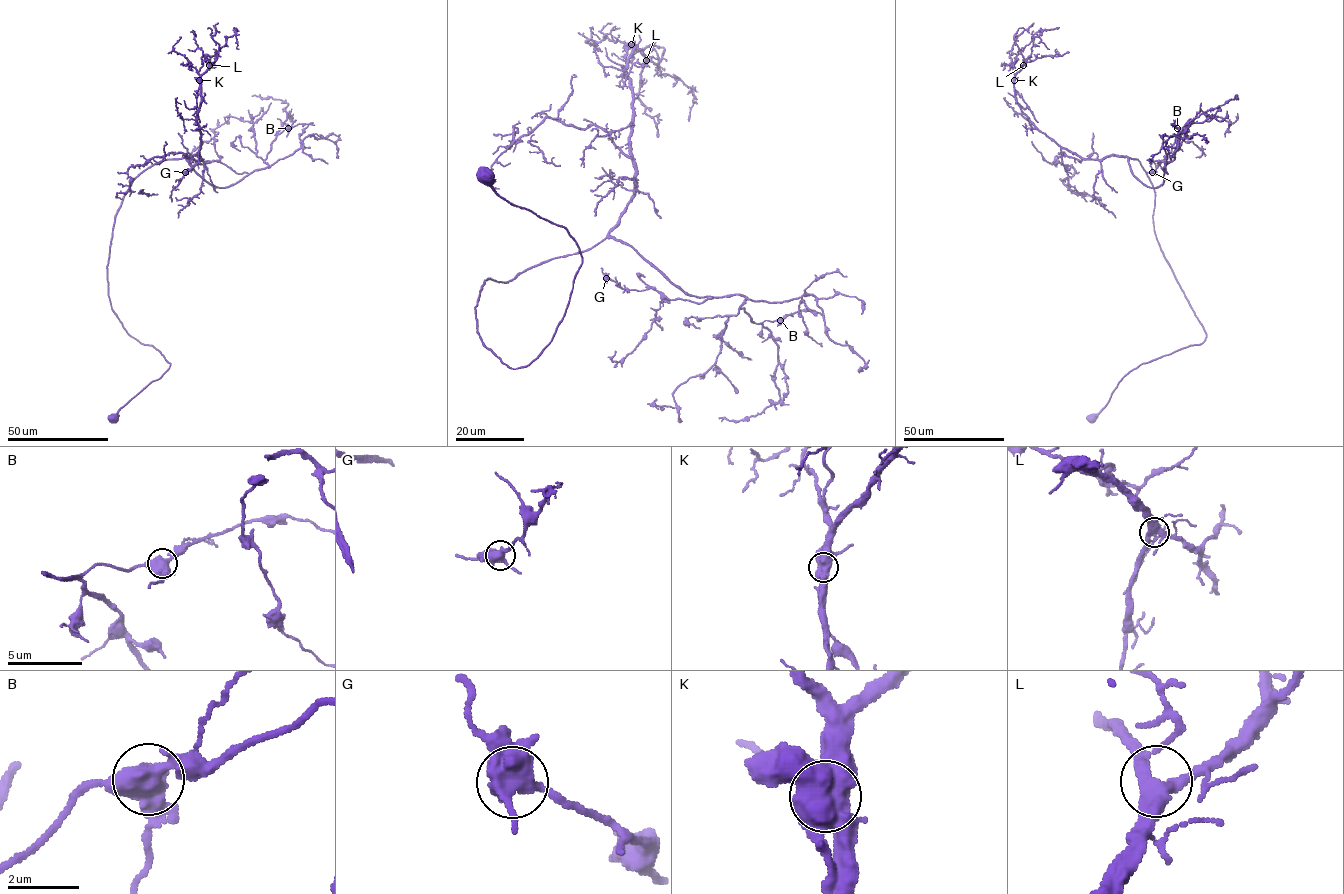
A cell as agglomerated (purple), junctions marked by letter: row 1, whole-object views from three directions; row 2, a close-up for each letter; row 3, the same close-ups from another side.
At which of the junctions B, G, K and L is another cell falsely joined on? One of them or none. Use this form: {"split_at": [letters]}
{"split_at": ["K"]}

